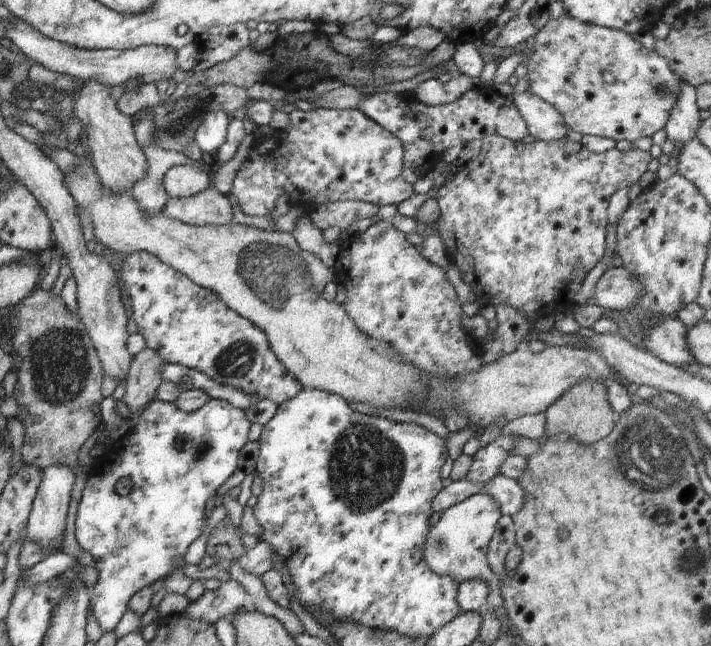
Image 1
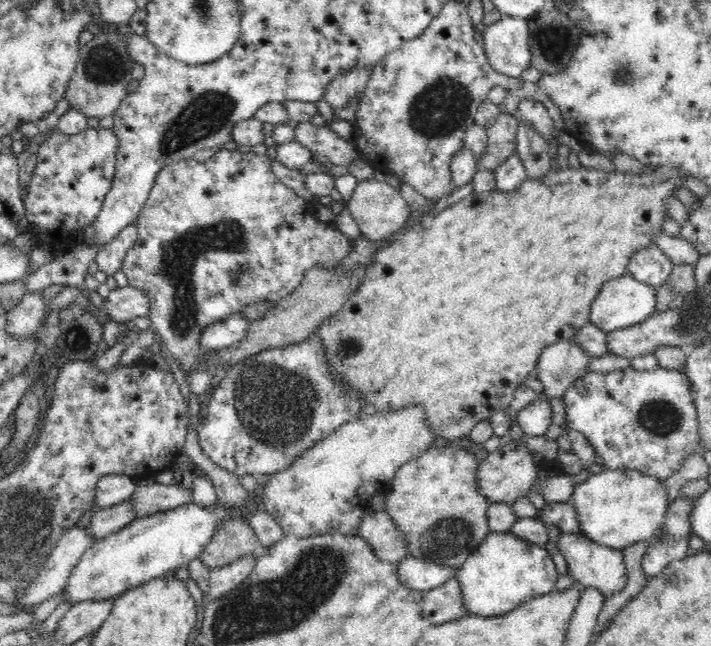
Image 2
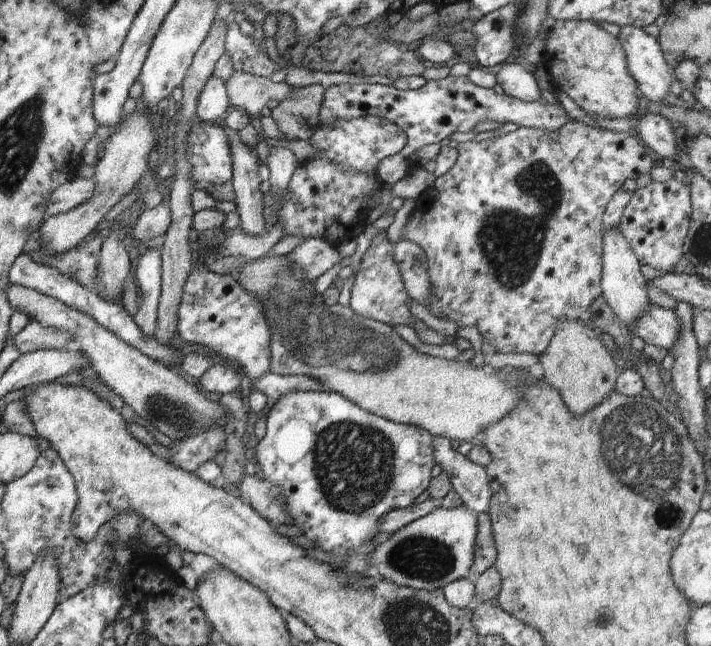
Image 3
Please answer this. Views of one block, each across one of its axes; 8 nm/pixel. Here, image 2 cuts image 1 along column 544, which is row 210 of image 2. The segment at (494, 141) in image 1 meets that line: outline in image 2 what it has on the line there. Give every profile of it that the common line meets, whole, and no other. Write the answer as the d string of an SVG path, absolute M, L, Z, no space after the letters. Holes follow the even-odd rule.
M219 148L212 152L212 157L206 161L198 162L193 157L182 159L174 165L166 166L157 176L148 200L139 213L137 226L137 239L134 246L125 256L122 270L127 276L129 285L142 289L148 295L150 301L151 326L156 328L160 338L166 343L172 360L176 362L180 371L188 376L190 371L198 368L201 358L205 353L200 345L200 336L207 326L218 322L221 317L231 315L242 310L250 303L268 301L275 304L294 292L302 282L306 270L314 265L322 265L326 269L335 269L339 262L350 252L349 237L340 229L330 227L330 224L320 221L314 217L314 210L310 210L310 202L306 202L298 196L291 188L288 188L276 175L273 174L273 160L265 155L258 155L246 148L244 152L237 149L227 150Z

